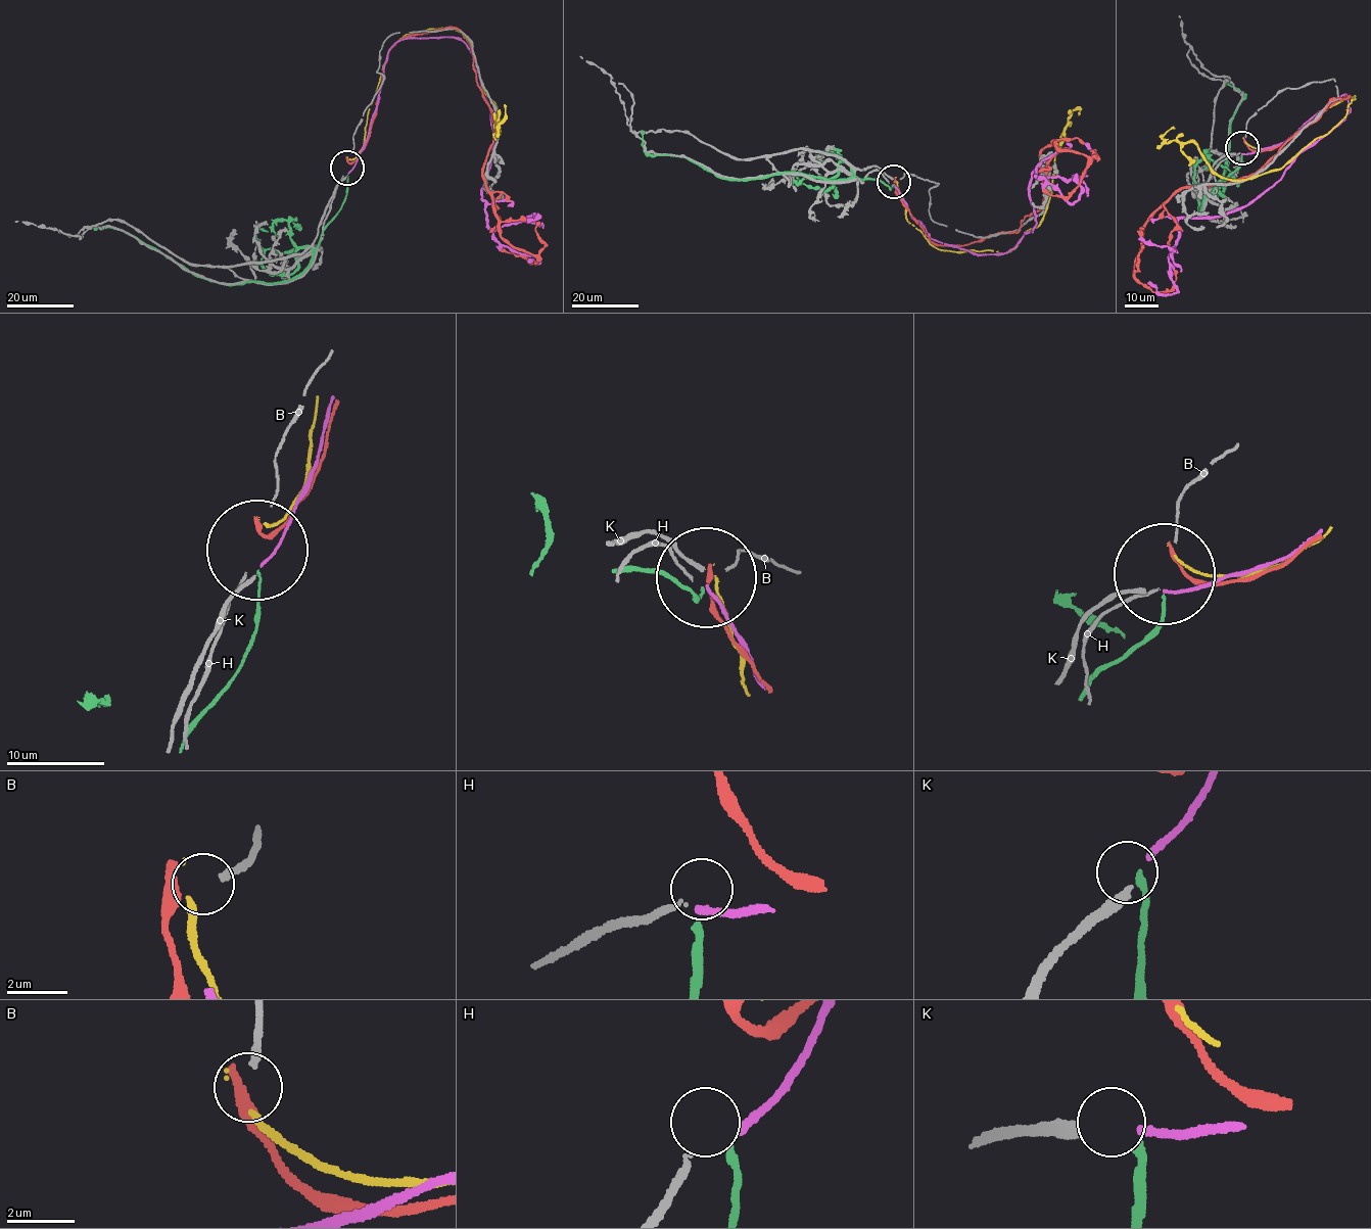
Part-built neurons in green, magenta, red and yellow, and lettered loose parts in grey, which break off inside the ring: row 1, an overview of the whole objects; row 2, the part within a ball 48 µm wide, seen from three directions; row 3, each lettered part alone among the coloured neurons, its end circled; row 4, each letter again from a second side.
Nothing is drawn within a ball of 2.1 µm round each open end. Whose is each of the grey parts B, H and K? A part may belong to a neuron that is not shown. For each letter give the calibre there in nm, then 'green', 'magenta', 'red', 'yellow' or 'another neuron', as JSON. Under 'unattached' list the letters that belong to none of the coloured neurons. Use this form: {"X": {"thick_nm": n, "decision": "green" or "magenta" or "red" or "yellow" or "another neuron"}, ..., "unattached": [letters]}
{"B": {"thick_nm": 170, "decision": "another neuron"}, "H": {"thick_nm": 180, "decision": "another neuron"}, "K": {"thick_nm": 300, "decision": "magenta"}, "unattached": ["B", "H"]}

